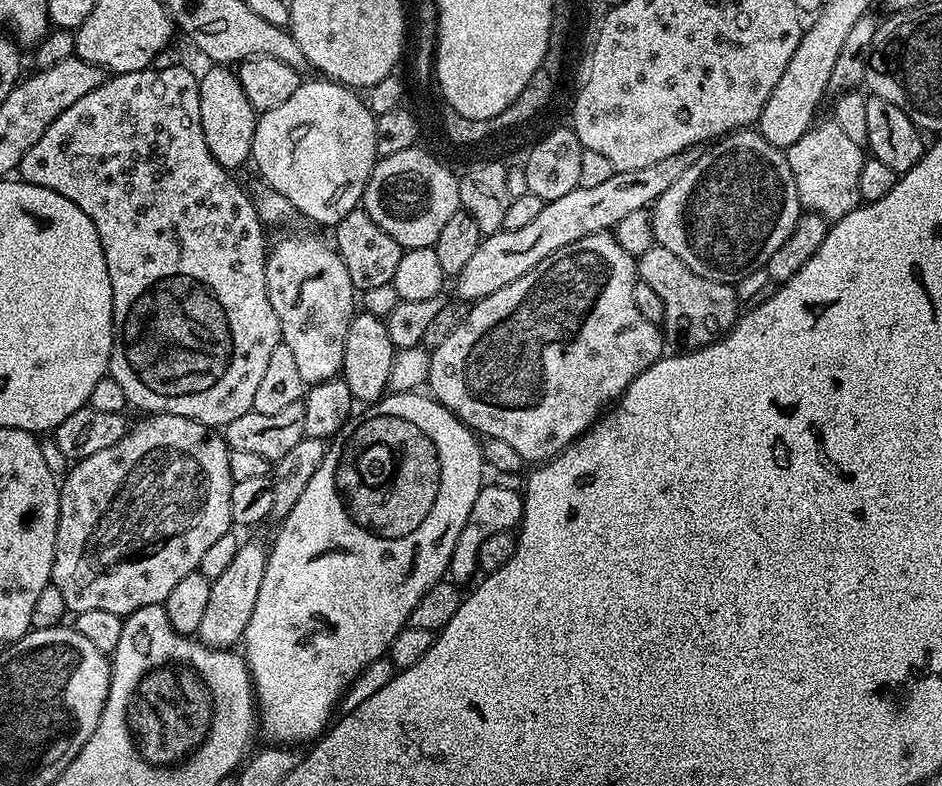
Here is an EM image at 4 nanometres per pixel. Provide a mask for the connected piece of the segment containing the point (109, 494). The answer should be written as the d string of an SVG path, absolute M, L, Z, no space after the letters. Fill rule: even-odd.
M148 414L140 419L144 420L138 421L137 424L135 421L129 427L128 433L118 438L118 442L114 442L114 446L101 450L98 454L90 454L90 458L85 460L75 461L67 469L60 484L60 517L50 584L54 592L56 588L61 602L72 611L72 614L88 610L106 610L107 613L126 617L151 604L164 604L174 586L178 585L178 582L186 575L199 569L206 550L218 541L218 538L228 534L233 527L230 514L230 490L234 481L230 474L230 458L228 457L230 449L223 435L209 425L199 424L198 421L185 416Z

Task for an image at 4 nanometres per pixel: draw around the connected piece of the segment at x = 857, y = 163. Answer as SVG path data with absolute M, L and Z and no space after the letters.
M834 118L815 123L808 132L786 150L785 156L791 173L794 174L795 188L798 190L801 205L811 213L820 213L829 221L835 222L844 217L850 210L861 204L858 194L859 179L866 154L861 145L851 141L843 132L842 126Z

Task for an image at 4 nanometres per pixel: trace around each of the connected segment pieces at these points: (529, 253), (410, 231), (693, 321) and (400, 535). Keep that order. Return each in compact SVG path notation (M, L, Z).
M687 148L678 154L670 154L670 158L662 158L662 162L654 162L654 166L642 166L642 170L613 171L606 182L598 186L586 186L570 190L570 194L562 194L562 198L554 198L545 202L541 212L526 226L518 230L501 230L493 236L484 236L478 250L474 250L470 262L462 266L462 270L454 278L456 292L461 301L475 302L502 290L502 286L510 286L522 274L526 274L538 262L542 262L554 250L562 250L562 246L570 246L578 242L578 238L586 238L595 232L607 232L615 229L626 214L644 212L651 209L657 198L685 172L694 162L698 162L701 149Z
M407 148L399 154L377 159L376 167L372 169L372 177L364 187L364 211L405 250L433 247L447 220L461 211L457 173L452 173L440 161L443 159L437 158L431 151L423 152L422 148Z
M659 246L648 248L636 260L636 274L639 280L646 282L646 286L650 286L654 290L654 294L658 294L658 298L662 298L664 303L663 331L669 337L671 337L670 335L681 336L688 343L685 345L689 349L704 348L706 345L712 344L736 324L738 311L736 312L735 291L737 289L730 284L702 278L702 274L694 274L694 270L690 270L690 266L686 266L686 262L682 262L682 258L670 254L670 250Z
M417 390L411 392L400 392L385 394L376 401L375 404L369 404L363 410L364 412L357 411L355 414L348 417L348 421L340 427L340 431L332 437L330 443L327 445L325 450L325 456L322 458L321 465L318 466L318 470L314 470L314 476L310 478L310 482L306 485L306 490L299 495L298 502L294 503L294 508L290 510L290 514L285 520L278 524L275 529L276 541L271 542L270 549L267 551L268 560L265 562L265 577L262 578L262 586L258 589L257 602L254 603L254 612L250 614L249 625L246 626L244 637L242 639L242 655L244 661L248 664L248 673L252 676L252 686L256 693L256 702L258 705L258 728L268 740L277 740L277 745L280 746L296 746L300 740L300 736L307 742L312 742L317 739L318 731L324 730L329 727L330 721L333 719L332 711L337 711L340 697L343 696L345 690L347 690L349 684L354 682L356 675L361 672L366 666L370 666L370 662L374 662L379 656L385 655L389 651L391 643L394 642L394 638L404 627L409 623L411 618L411 611L417 606L418 602L430 591L435 584L445 579L446 573L448 572L448 559L454 552L455 542L458 541L458 536L462 532L462 528L466 524L467 515L470 514L470 510L473 509L474 500L478 497L478 492L481 485L485 483L484 471L486 471L486 465L484 463L484 450L481 441L478 439L477 433L473 429L469 428L459 416L455 416L445 404L440 403L439 400L433 398L431 395L425 394L424 392Z

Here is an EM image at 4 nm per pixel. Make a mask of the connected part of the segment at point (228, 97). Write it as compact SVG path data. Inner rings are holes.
M208 66L199 81L200 117L206 146L212 157L224 168L237 170L236 168L242 167L244 163L247 165L252 155L258 113L250 98L246 98L246 90L242 90L239 75L231 67Z

